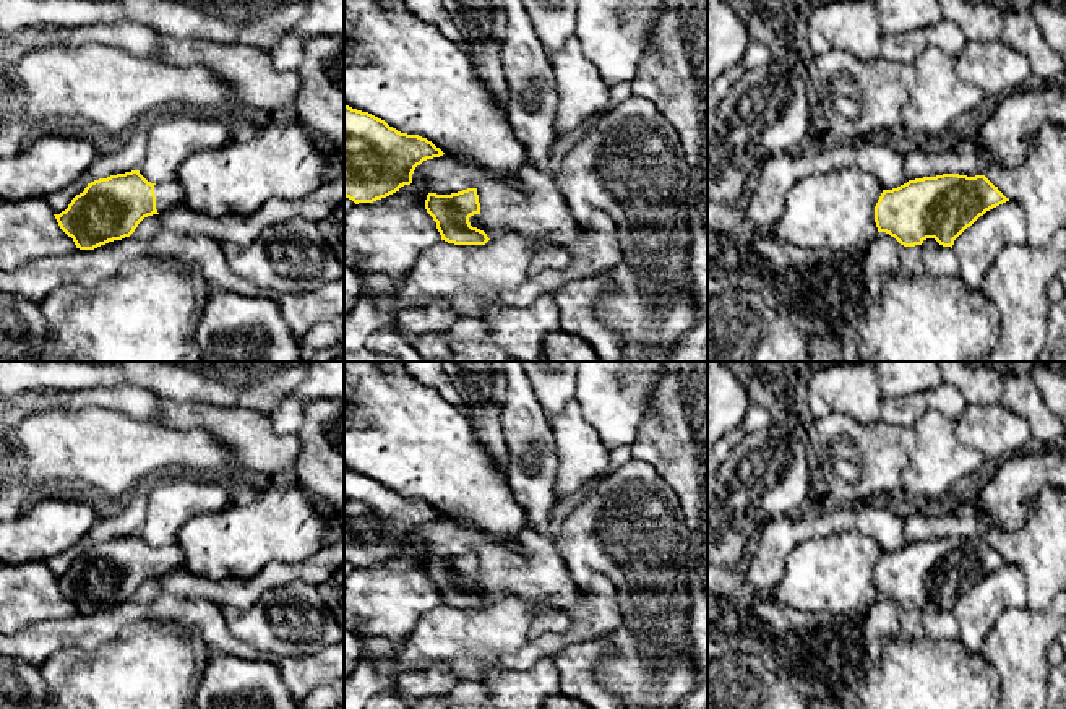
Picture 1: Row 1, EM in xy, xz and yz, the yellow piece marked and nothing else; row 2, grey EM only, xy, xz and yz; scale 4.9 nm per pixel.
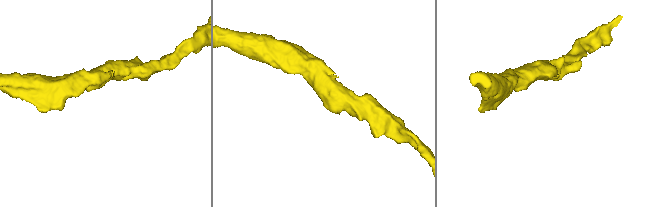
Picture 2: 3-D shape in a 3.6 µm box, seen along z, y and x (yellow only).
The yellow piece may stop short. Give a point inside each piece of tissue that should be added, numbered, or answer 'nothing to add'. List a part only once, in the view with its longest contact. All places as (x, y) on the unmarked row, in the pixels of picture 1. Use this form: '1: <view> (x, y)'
1: xy (169, 558)

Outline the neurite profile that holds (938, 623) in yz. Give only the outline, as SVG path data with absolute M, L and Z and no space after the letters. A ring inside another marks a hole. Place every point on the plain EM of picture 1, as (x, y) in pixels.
M926 602L922 608L915 610L901 608L901 628L902 633L913 639L959 639L959 626L954 613L939 608L935 602Z

